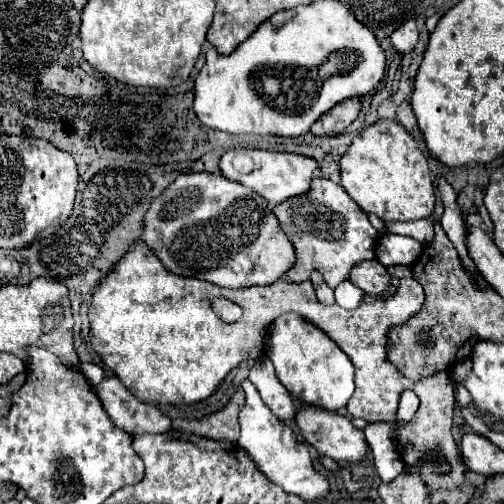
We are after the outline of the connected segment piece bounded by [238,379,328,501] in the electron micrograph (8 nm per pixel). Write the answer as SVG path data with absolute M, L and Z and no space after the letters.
M248 379L242 381L242 389L246 393L246 403L244 403L242 411L238 413L238 421L240 421L238 445L244 447L246 453L252 457L252 461L256 463L256 467L260 467L260 471L272 483L280 485L284 491L300 495L300 497L304 497L304 501L314 501L314 499L326 495L328 481L320 473L314 471L308 447L296 439L294 431L288 425L284 425L278 417L274 417L270 413L270 409L262 403L262 399L258 395L258 389Z

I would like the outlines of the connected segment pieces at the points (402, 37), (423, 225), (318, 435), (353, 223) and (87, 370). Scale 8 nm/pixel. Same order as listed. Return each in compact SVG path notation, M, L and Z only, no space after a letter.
M412 19L406 21L400 29L396 29L396 31L390 35L390 39L392 39L392 45L396 47L398 53L402 53L402 55L412 53L414 47L416 47L416 43L418 43L418 29L416 29L416 23L414 23Z
M430 219L408 221L408 223L386 223L386 227L388 231L416 239L420 245L430 245L434 241L434 225Z
M302 407L298 413L296 413L296 423L304 435L304 439L316 447L322 455L334 459L334 461L348 461L348 463L358 463L362 461L370 449L368 449L368 441L364 441L364 431L356 429L352 425L350 419L342 417L342 415L336 415L336 413L330 413L330 411L324 411L324 409L318 409L318 407Z
M314 179L312 189L306 195L280 203L274 207L274 213L280 219L282 231L296 249L298 261L286 273L294 283L308 281L312 271L320 271L328 287L334 289L338 283L348 279L354 265L376 259L380 233L372 227L368 215L348 197L344 187L332 183L330 179Z
M80 363L80 371L84 373L84 377L92 383L92 385L98 385L98 381L102 381L106 377L104 369L94 365L94 363Z

